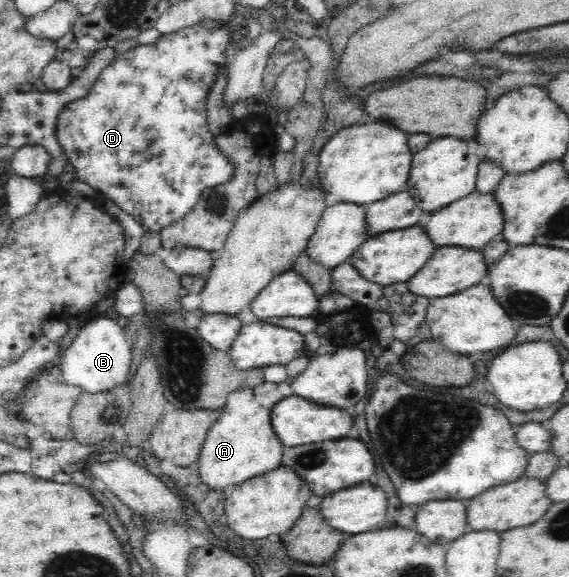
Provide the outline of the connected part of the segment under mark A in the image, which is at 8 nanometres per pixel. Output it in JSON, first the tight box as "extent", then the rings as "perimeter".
{"extent":[199,381,293,491],"perimeter":[[[264,381],[256,387],[230,392],[217,422],[209,428],[199,454],[199,477],[211,488],[228,491],[245,480],[265,474],[281,465],[283,445],[271,426],[271,408],[277,401],[293,395],[285,382]]]}

